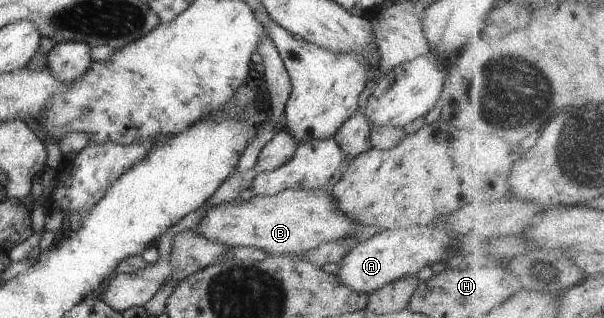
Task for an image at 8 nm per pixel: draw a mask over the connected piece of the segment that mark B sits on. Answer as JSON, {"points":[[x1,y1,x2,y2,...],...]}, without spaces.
{"points":[[286,189,282,192,279,192,277,195,264,195,264,196,252,196,249,199,242,199,237,203,220,203,219,205,214,205,209,211,206,211,206,214,202,216,200,222,198,222,197,226,190,230,195,230,199,235,204,238,213,240,214,242,222,243,227,247,252,247,255,249,263,250,270,255,306,255,307,252,310,250,314,250,318,248,321,244,329,243,329,242,336,242,340,239,346,238,350,233,353,233,360,224,356,223,353,219,348,218,345,214,342,214,336,206,335,200,329,195,329,192,326,192,326,189,314,189,309,191,304,191,302,189]]}

